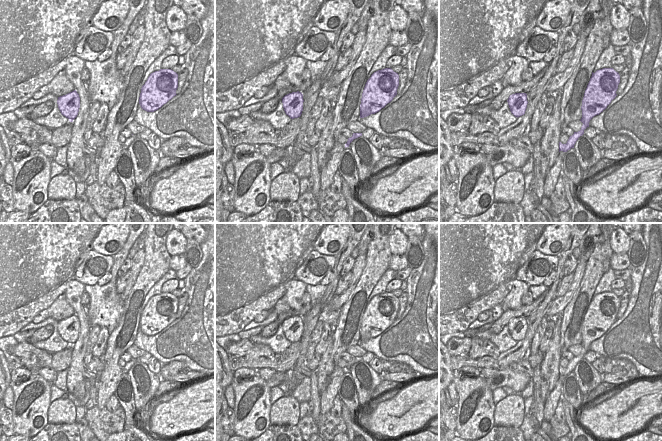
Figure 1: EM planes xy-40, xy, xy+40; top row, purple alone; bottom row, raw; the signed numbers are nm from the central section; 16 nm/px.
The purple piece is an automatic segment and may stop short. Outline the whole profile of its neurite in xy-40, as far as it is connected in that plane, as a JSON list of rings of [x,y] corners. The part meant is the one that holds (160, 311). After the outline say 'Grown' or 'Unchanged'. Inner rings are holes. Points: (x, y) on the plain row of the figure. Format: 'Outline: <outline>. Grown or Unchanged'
Outline: [[[160,293],[150,298],[141,312],[139,328],[147,336],[154,336],[176,320],[178,298],[171,293]]]. Unchanged.

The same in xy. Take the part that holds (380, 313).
Outline: [[[391,292],[374,296],[367,304],[361,322],[360,342],[379,336],[397,319],[399,299]]]. Unchanged.

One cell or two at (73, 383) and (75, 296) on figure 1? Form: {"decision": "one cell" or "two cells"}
{"decision": "one cell"}

